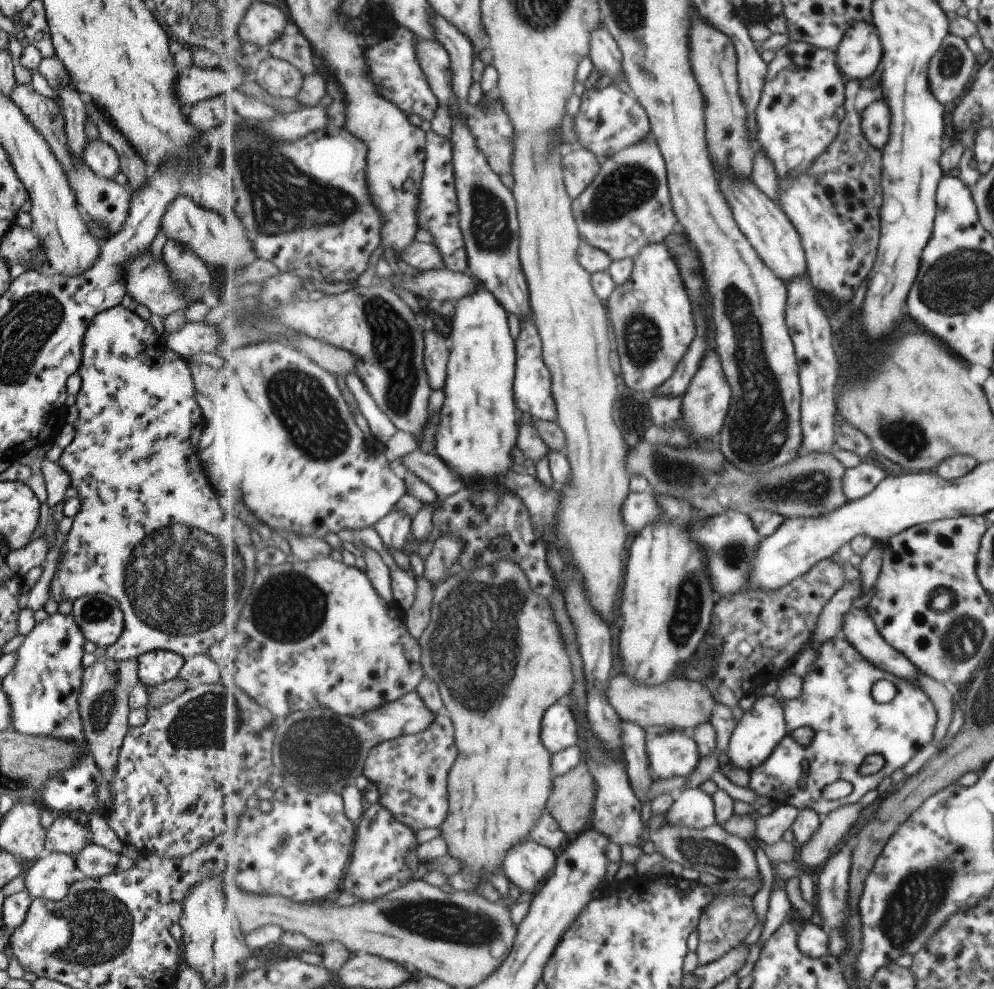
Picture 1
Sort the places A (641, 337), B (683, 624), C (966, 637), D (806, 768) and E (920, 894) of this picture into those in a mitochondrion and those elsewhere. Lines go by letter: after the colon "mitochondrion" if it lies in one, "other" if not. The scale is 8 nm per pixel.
A: mitochondrion
B: mitochondrion
C: mitochondrion
D: other
E: mitochondrion

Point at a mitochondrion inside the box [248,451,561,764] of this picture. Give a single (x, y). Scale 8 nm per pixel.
(471, 651)

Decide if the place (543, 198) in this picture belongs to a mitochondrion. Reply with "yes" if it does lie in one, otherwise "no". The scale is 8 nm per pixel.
no

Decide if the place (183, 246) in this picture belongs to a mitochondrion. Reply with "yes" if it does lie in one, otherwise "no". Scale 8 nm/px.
no

